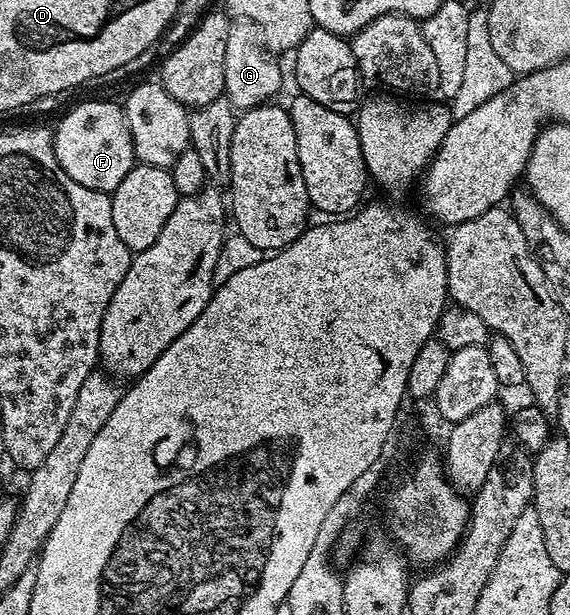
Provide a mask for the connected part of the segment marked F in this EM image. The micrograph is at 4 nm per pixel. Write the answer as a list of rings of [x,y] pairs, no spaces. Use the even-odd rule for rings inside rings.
[[[81,102],[74,110],[69,110],[61,118],[61,123],[53,130],[53,151],[59,160],[59,168],[75,180],[75,184],[83,184],[83,188],[111,192],[119,188],[123,176],[131,172],[135,164],[133,157],[133,141],[129,125],[125,119],[125,111],[113,102]]]

